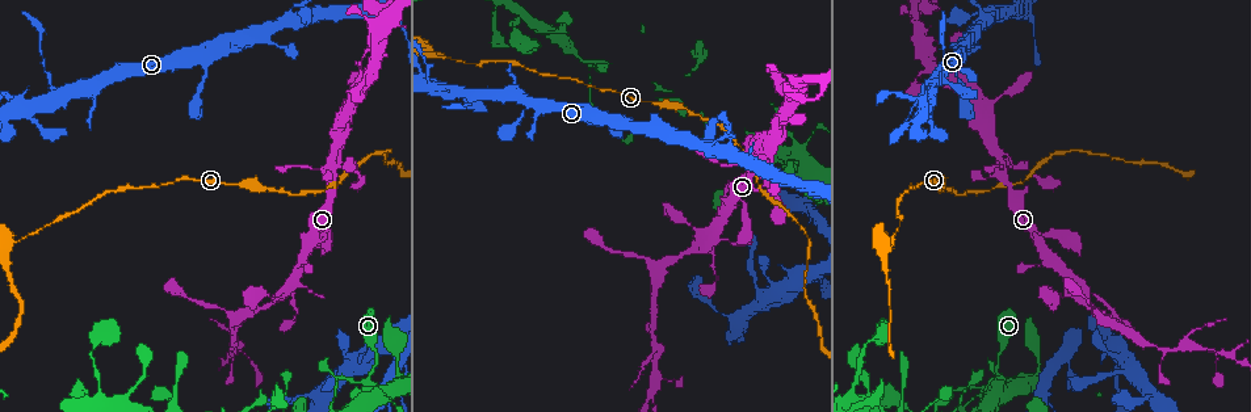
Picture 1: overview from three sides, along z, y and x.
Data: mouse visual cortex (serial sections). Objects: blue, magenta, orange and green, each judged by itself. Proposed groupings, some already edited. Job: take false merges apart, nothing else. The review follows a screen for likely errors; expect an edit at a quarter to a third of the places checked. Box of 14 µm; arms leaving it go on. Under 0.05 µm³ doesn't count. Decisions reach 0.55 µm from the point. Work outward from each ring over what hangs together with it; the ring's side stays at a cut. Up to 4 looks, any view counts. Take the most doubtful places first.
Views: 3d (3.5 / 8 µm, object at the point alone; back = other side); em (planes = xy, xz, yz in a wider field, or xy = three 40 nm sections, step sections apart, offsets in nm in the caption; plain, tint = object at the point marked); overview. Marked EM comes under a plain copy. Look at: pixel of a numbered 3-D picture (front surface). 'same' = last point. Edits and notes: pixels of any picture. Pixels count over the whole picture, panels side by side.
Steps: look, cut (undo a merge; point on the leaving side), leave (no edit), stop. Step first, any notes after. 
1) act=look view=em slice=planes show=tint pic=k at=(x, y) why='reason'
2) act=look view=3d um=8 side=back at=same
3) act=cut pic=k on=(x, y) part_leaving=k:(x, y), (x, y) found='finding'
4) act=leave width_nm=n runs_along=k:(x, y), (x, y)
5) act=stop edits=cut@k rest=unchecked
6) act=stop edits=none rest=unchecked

act=look view=3d um=3.5 pic=1 at=(61, 97)

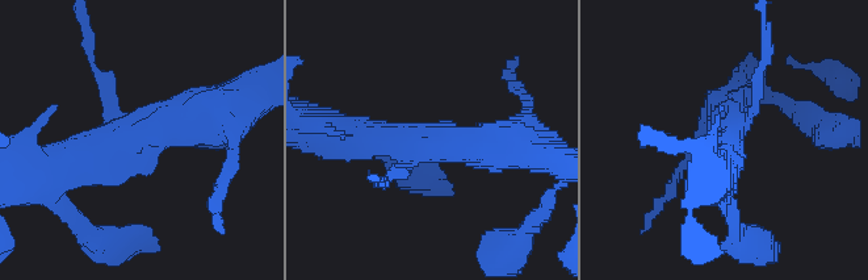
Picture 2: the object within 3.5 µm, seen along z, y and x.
act=look view=em slice=xy step=3 show=tint pic=2 at=(434, 142)

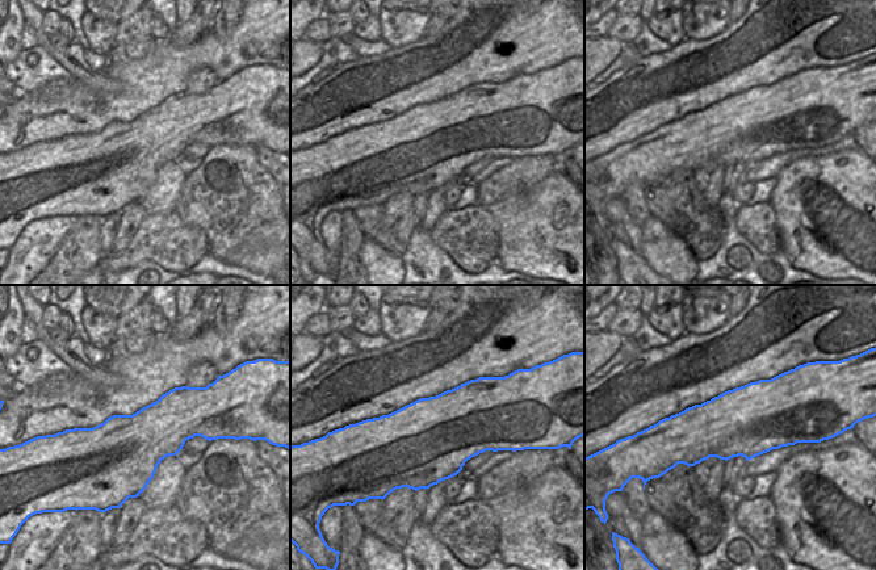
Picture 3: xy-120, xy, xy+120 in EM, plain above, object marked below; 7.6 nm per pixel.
act=leave arm_widths_nm=150,400,500 runs_along=2:(221, 104), (59, 166) found='continuous, no second cell'

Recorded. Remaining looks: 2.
act=look view=3d um=3.5 side=back pic=1 at=(433, 56) why='small branch off a trunk'

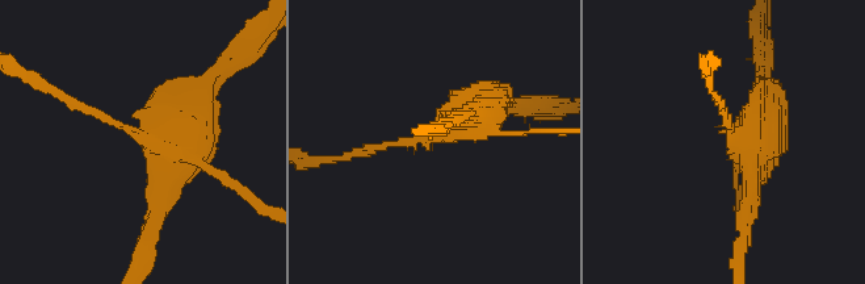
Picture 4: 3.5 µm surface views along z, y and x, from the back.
act=look view=em slice=xy step=2 show=tint pic=4 at=(735, 132) arms=3 arm_widths_nm=100,250,500

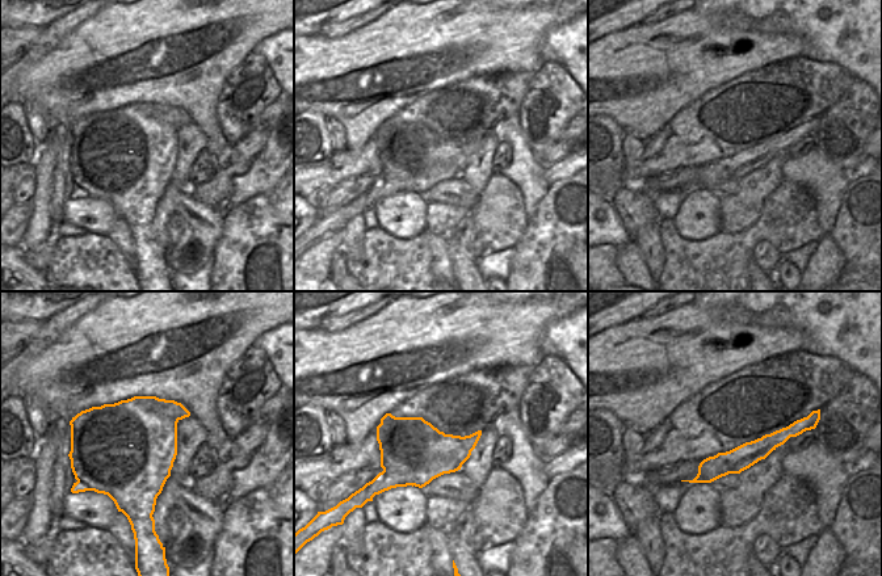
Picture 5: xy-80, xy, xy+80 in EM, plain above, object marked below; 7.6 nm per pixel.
act=cut pic=4 on=(752, 193) width_nm=500 part_leaving=4:(739, 143), (767, 111), (759, 74) found='a second cell is stuck on'

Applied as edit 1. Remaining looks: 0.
act=stop edits=cut@4 rest=unchecked

